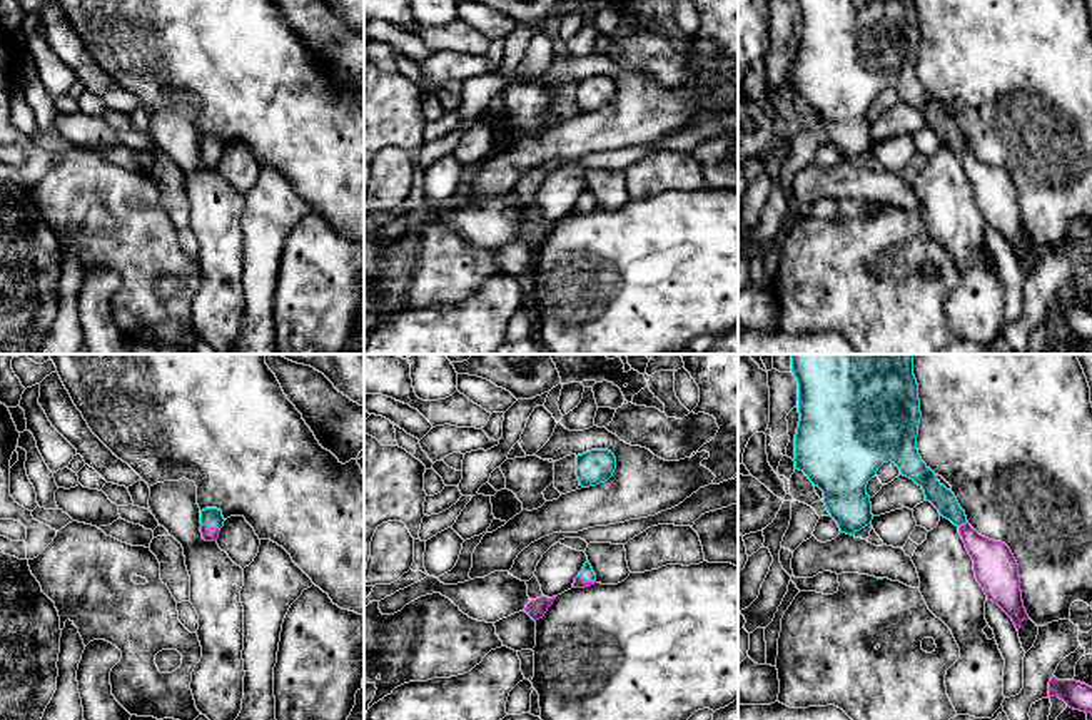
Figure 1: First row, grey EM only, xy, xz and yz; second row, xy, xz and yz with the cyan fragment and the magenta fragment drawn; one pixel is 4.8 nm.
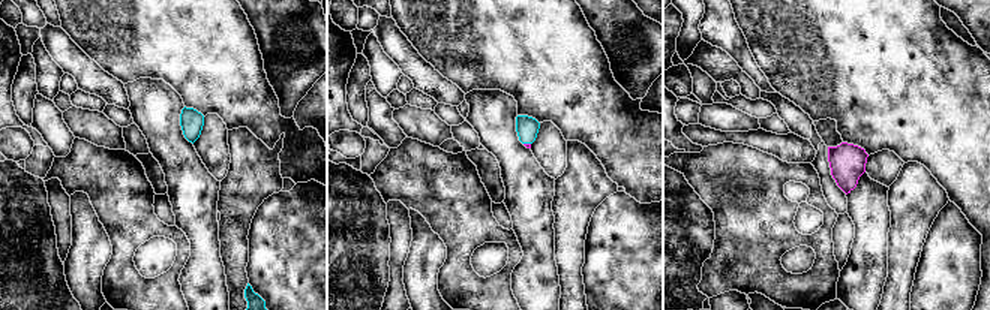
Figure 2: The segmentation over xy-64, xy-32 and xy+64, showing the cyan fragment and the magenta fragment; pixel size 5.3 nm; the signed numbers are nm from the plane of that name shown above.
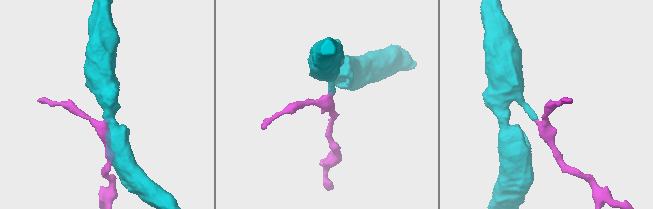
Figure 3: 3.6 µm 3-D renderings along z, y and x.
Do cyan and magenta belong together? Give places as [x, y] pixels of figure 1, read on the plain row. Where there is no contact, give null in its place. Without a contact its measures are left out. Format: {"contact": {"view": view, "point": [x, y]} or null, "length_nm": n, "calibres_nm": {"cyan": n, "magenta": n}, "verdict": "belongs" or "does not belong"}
{"contact": {"view": "xy", "point": [211, 152]}, "length_nm": 90, "calibres_nm": {"cyan": 100, "magenta": 60}, "verdict": "belongs"}

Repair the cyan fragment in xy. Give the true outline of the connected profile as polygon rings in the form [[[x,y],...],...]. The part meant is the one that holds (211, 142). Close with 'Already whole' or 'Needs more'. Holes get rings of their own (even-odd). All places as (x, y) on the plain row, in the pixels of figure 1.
[[[205,134],[200,137],[200,159],[205,167],[217,167],[220,154],[224,152],[222,137],[217,134]]]. Needs more

